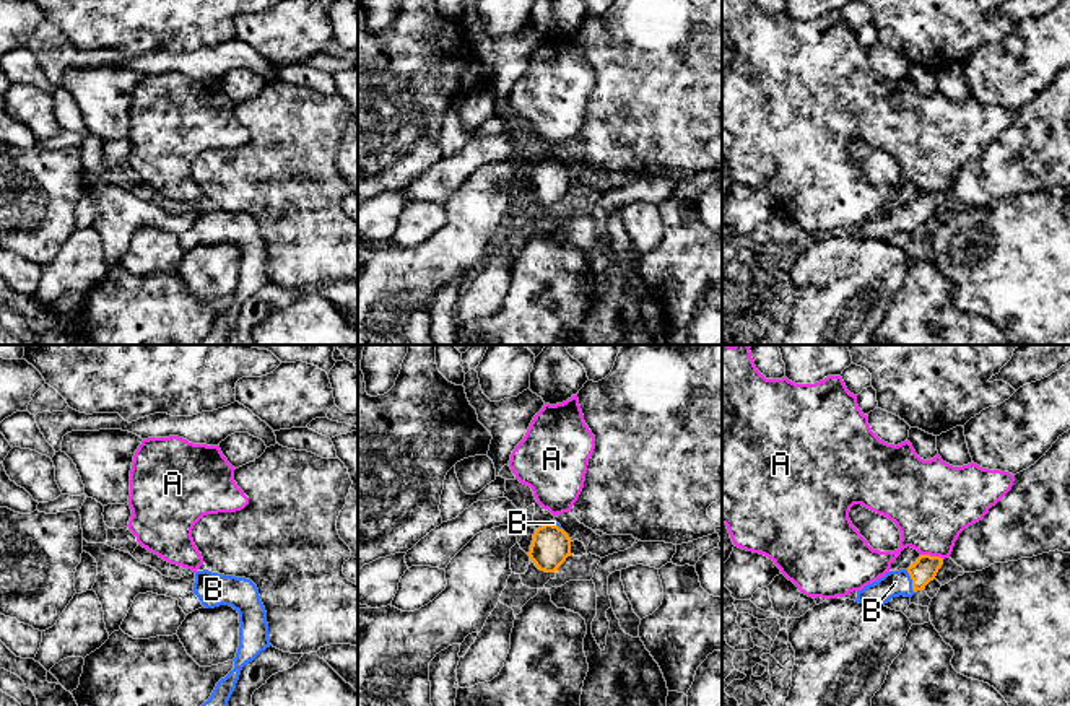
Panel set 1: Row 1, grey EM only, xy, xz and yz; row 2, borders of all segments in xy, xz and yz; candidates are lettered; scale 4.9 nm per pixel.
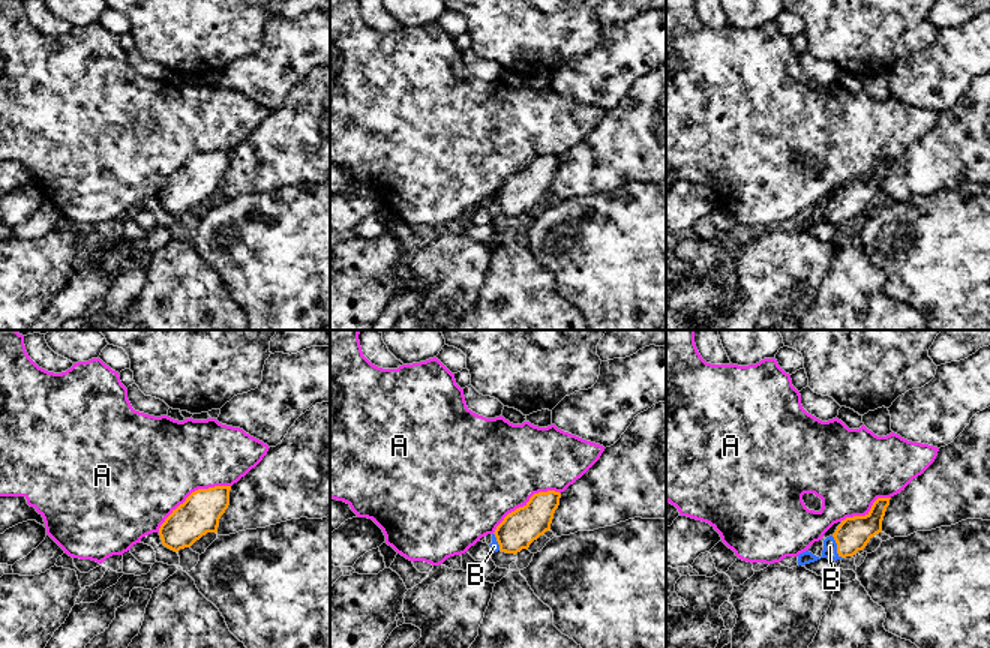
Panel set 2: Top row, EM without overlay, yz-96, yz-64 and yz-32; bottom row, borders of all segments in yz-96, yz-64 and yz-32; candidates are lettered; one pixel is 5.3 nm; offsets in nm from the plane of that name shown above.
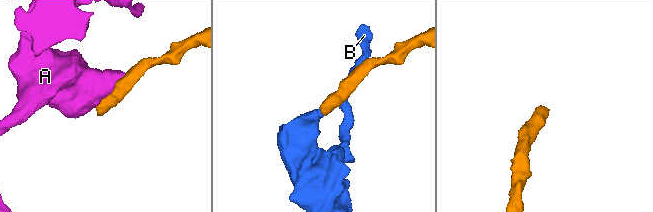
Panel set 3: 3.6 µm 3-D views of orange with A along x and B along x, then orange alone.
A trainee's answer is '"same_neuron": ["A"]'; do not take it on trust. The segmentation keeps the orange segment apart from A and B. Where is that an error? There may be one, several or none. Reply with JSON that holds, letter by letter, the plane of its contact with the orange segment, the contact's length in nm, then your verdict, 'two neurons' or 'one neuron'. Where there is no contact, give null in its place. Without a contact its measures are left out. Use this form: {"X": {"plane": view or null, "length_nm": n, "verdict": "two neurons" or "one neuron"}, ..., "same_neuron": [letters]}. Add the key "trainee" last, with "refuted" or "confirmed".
{"A": {"plane": "yz", "length_nm": 120, "verdict": "two neurons"}, "B": {"plane": "yz", "length_nm": 130, "verdict": "one neuron"}, "same_neuron": ["B"], "trainee": "refuted"}

